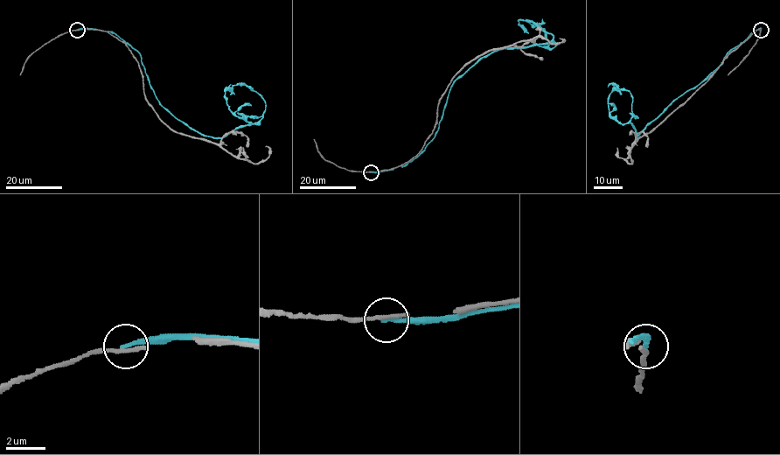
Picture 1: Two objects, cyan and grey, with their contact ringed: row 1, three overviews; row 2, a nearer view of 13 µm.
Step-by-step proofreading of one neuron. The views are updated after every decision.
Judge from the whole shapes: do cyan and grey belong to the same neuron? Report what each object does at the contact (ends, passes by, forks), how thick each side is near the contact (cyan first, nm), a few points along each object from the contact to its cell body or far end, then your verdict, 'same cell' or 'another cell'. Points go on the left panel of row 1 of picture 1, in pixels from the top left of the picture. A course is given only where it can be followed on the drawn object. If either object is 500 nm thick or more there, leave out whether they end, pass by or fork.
cyan ends there; grey ends there; 240 nm thick on the cyan side, 260 nm on the other; cyan runs (76, 30), (109, 31), (134, 48), (158, 101), (205, 136), (259, 123), (229, 108), (225, 92), (234, 94); grey runs (76, 30), (105, 31), (123, 43), (138, 63), (145, 99), (175, 132), (254, 163), (268, 156), (265, 146); another cell

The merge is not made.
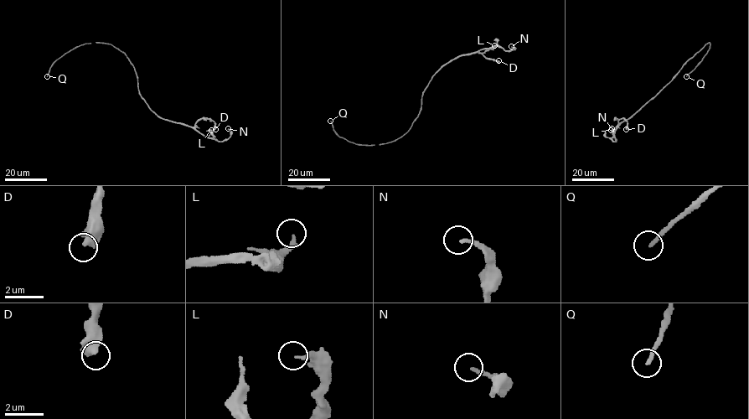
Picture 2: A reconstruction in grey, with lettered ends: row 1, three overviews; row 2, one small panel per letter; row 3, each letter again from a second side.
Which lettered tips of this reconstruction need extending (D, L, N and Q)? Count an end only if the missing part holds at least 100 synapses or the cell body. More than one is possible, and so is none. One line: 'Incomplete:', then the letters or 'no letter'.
Incomplete: Q

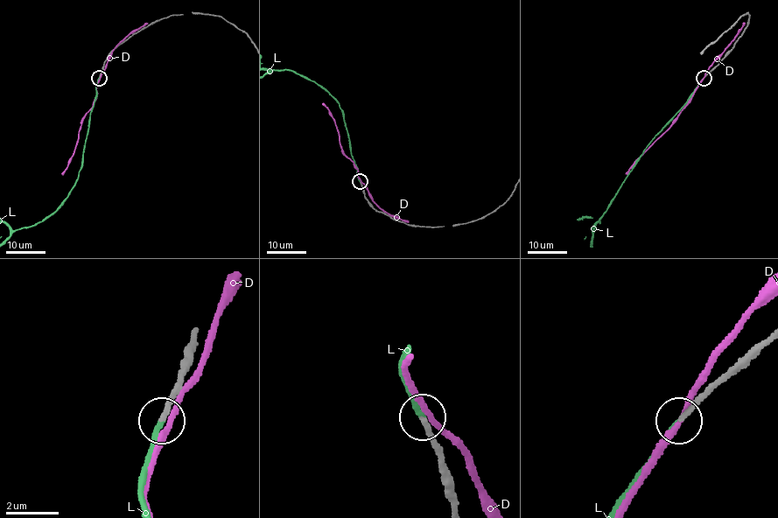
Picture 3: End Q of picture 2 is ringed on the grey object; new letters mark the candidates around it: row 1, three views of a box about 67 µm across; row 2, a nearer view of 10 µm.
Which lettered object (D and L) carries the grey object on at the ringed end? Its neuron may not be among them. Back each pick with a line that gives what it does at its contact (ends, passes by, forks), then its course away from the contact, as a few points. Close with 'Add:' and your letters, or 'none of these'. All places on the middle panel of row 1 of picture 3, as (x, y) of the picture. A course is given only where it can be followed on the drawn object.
L: it ends
Add: L

